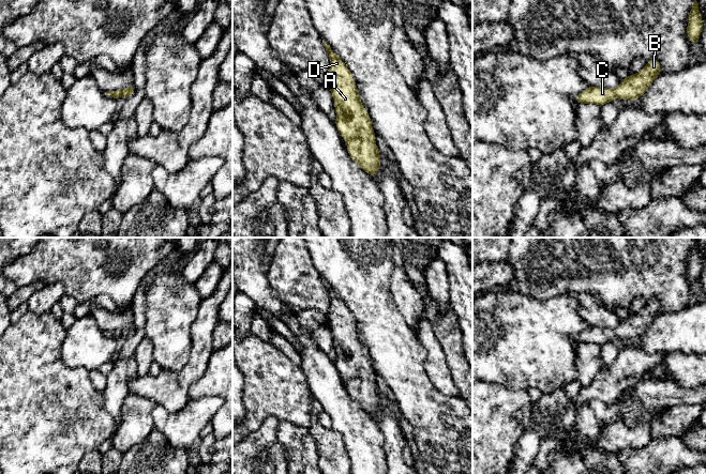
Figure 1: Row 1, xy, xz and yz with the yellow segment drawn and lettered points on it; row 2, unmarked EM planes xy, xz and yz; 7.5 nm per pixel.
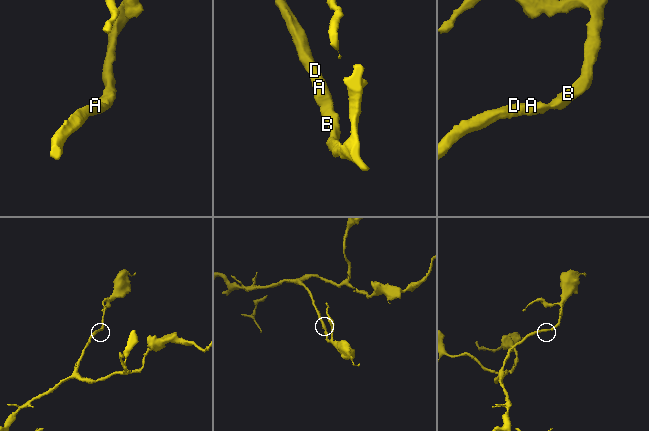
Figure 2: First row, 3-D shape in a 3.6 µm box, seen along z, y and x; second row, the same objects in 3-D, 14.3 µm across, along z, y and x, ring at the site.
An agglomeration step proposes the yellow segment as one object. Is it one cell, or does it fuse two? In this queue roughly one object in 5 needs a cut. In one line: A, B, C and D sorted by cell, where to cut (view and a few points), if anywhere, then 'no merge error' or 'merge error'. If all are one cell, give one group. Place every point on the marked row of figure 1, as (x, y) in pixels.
groups A B C D; cut none; no merge error

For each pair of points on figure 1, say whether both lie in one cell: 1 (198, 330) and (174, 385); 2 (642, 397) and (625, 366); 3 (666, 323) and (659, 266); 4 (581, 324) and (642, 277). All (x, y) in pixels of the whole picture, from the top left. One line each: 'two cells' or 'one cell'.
1: one cell
2: two cells
3: two cells
4: two cells

